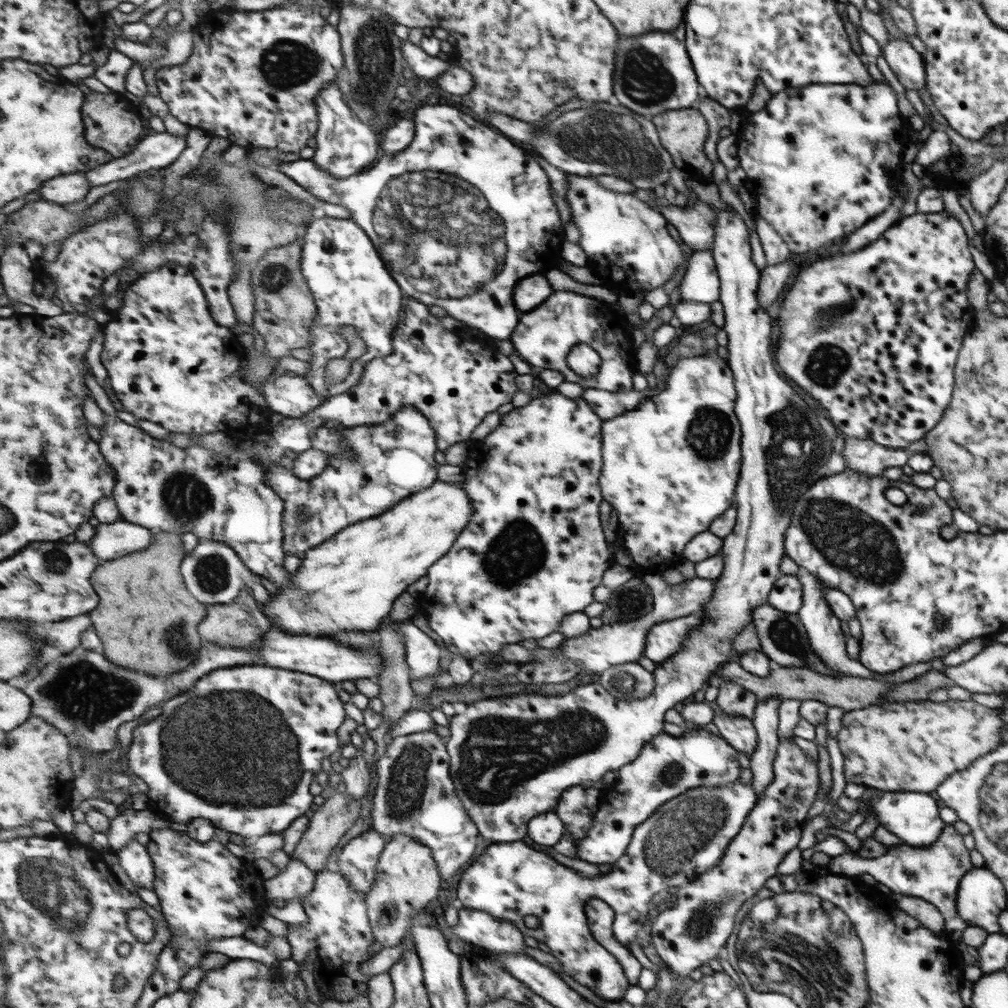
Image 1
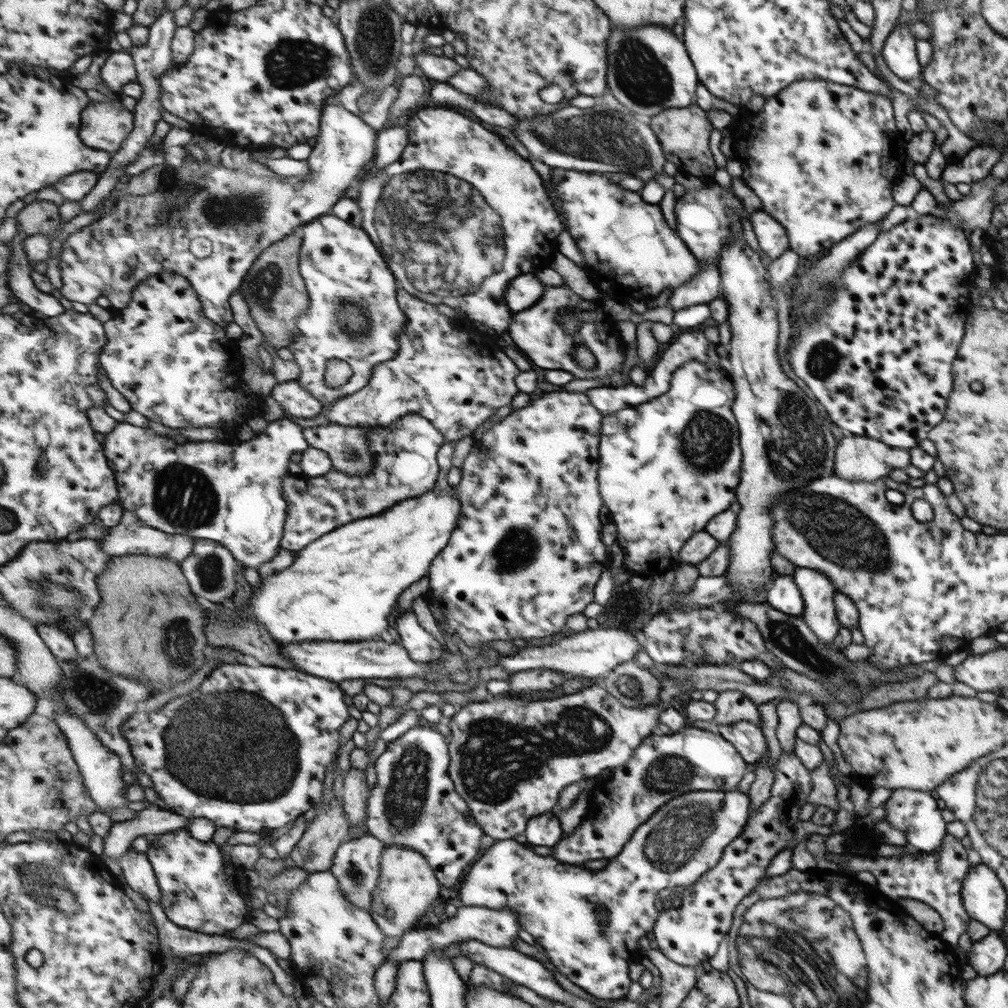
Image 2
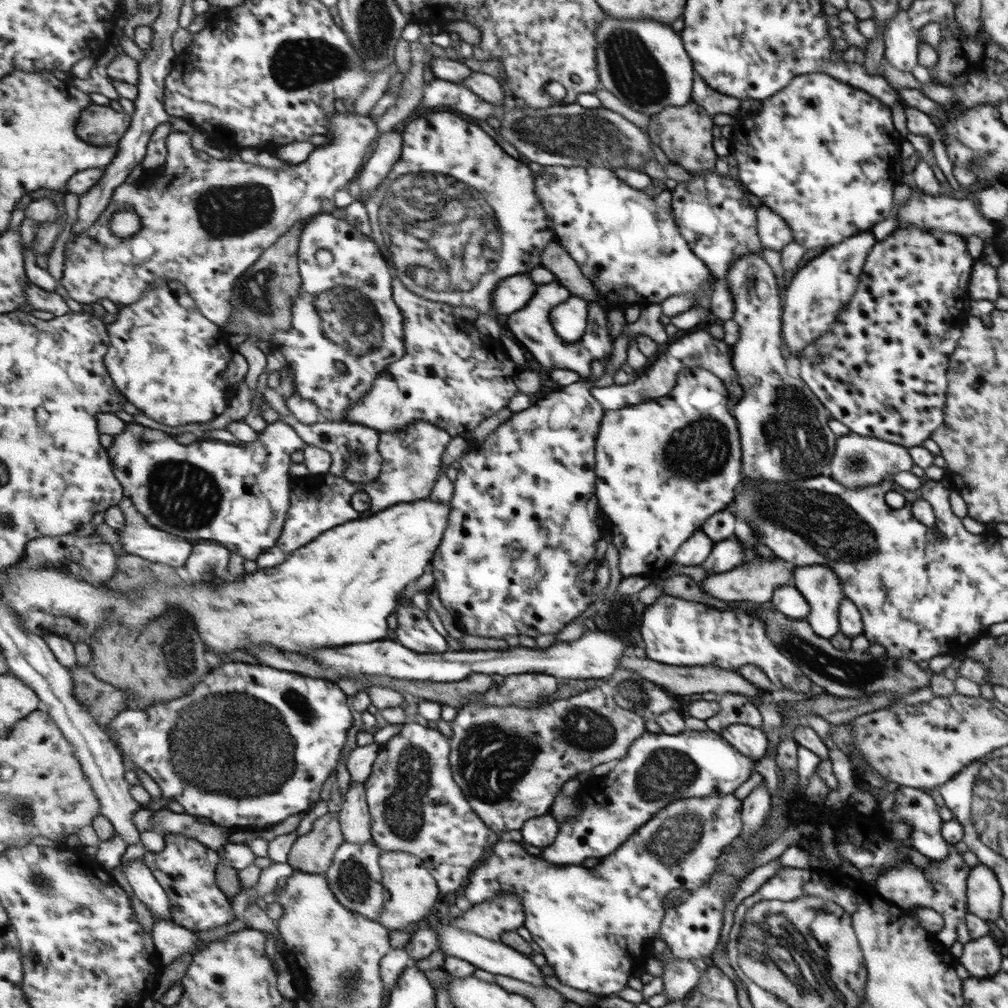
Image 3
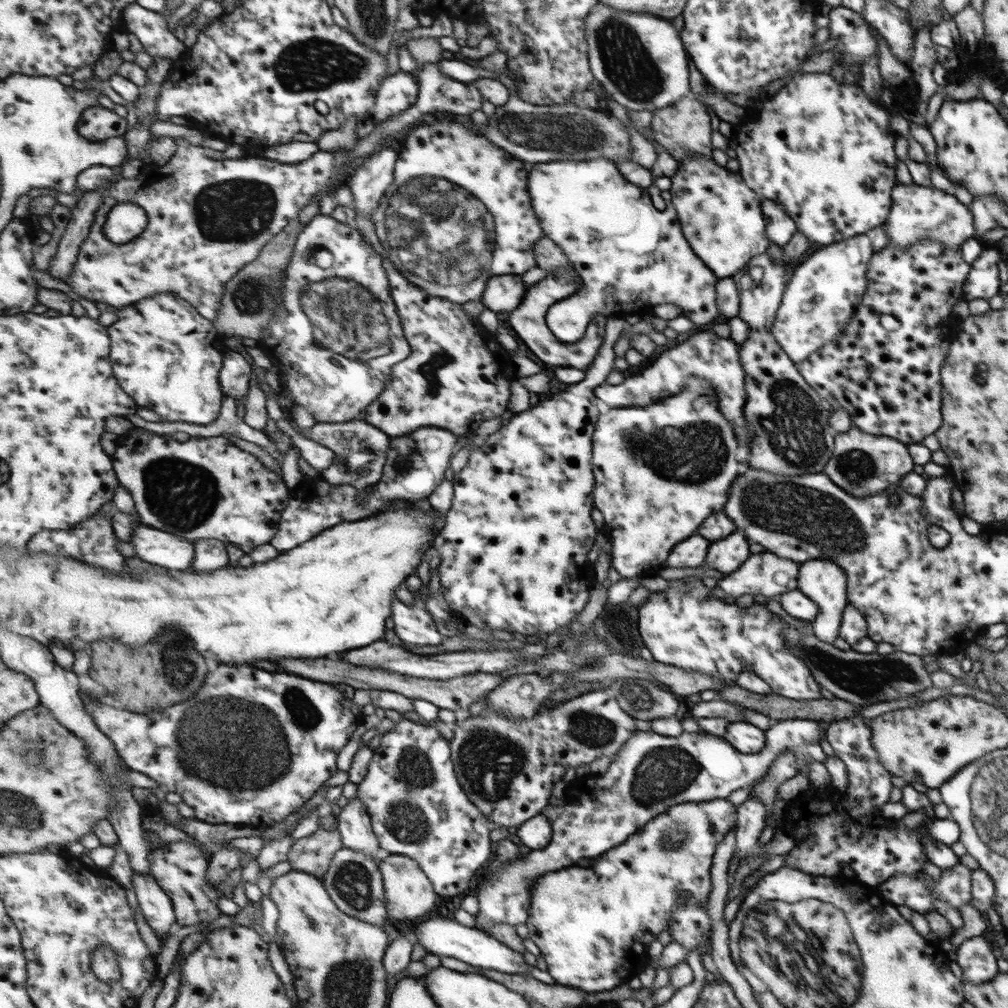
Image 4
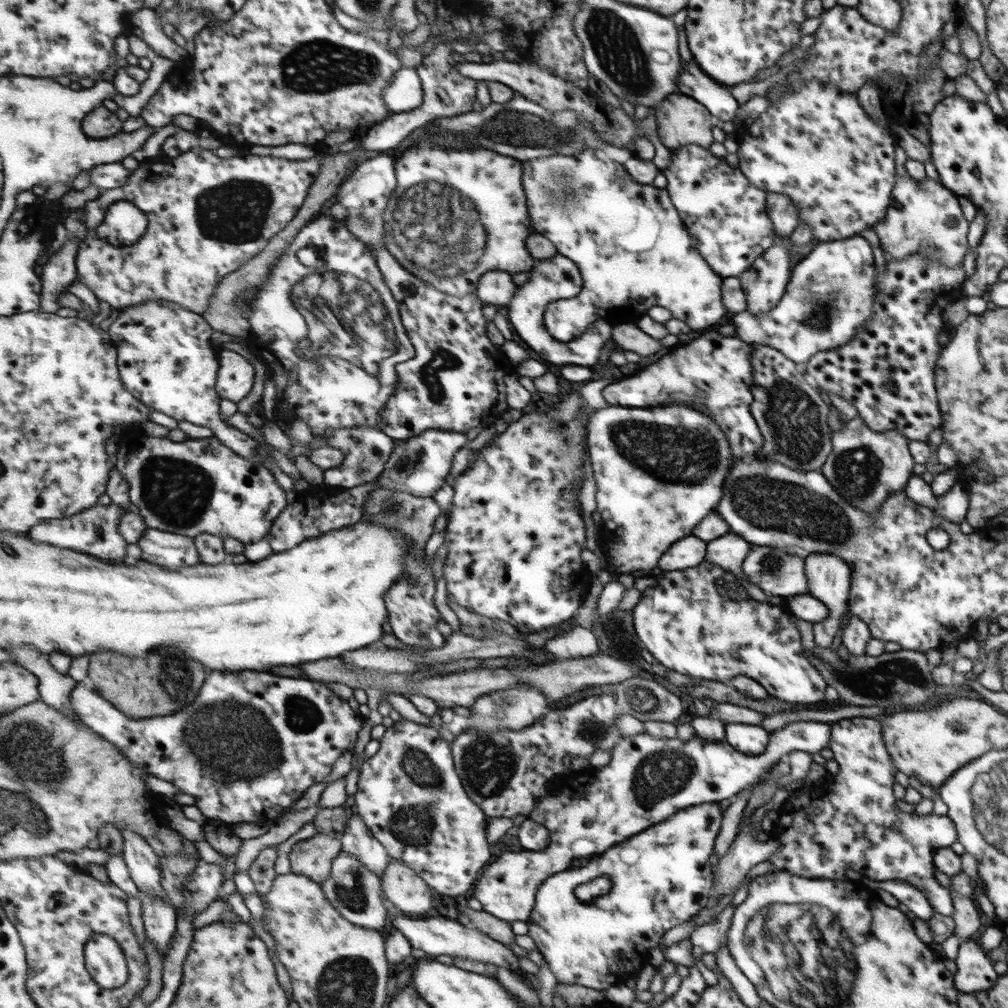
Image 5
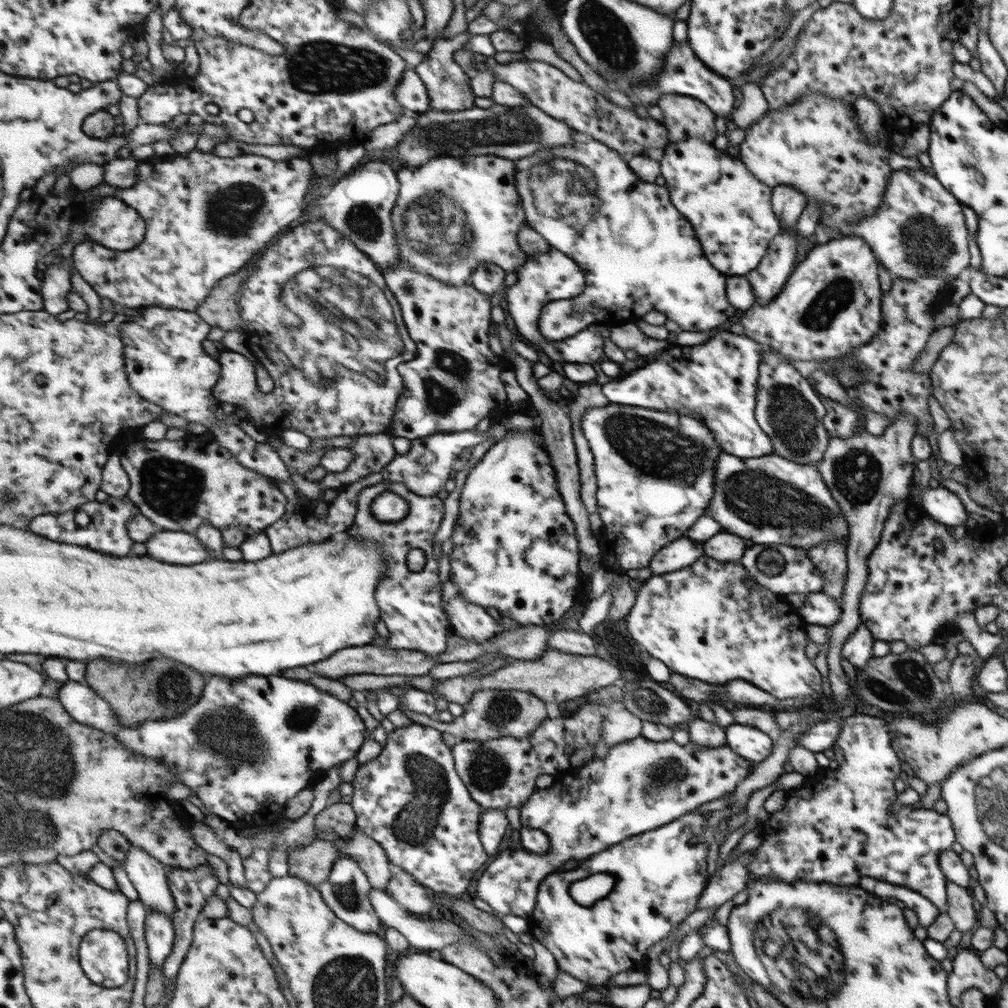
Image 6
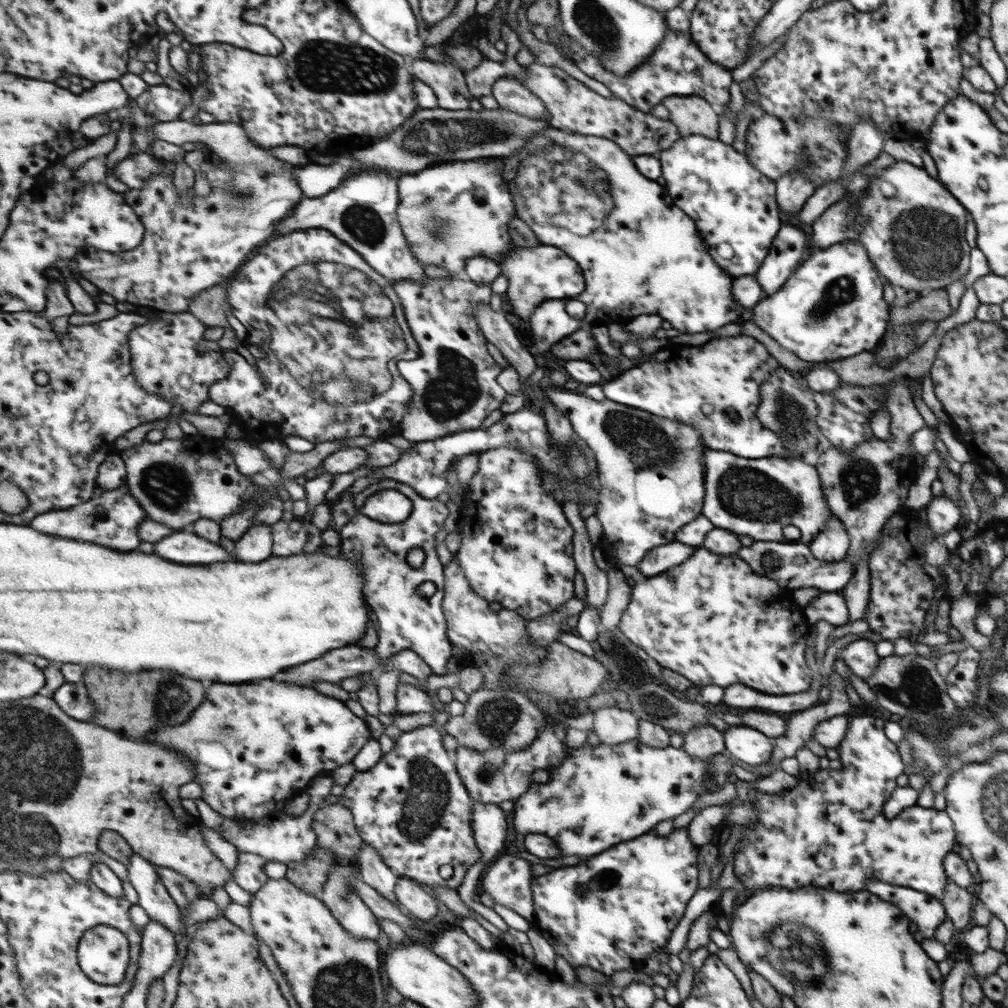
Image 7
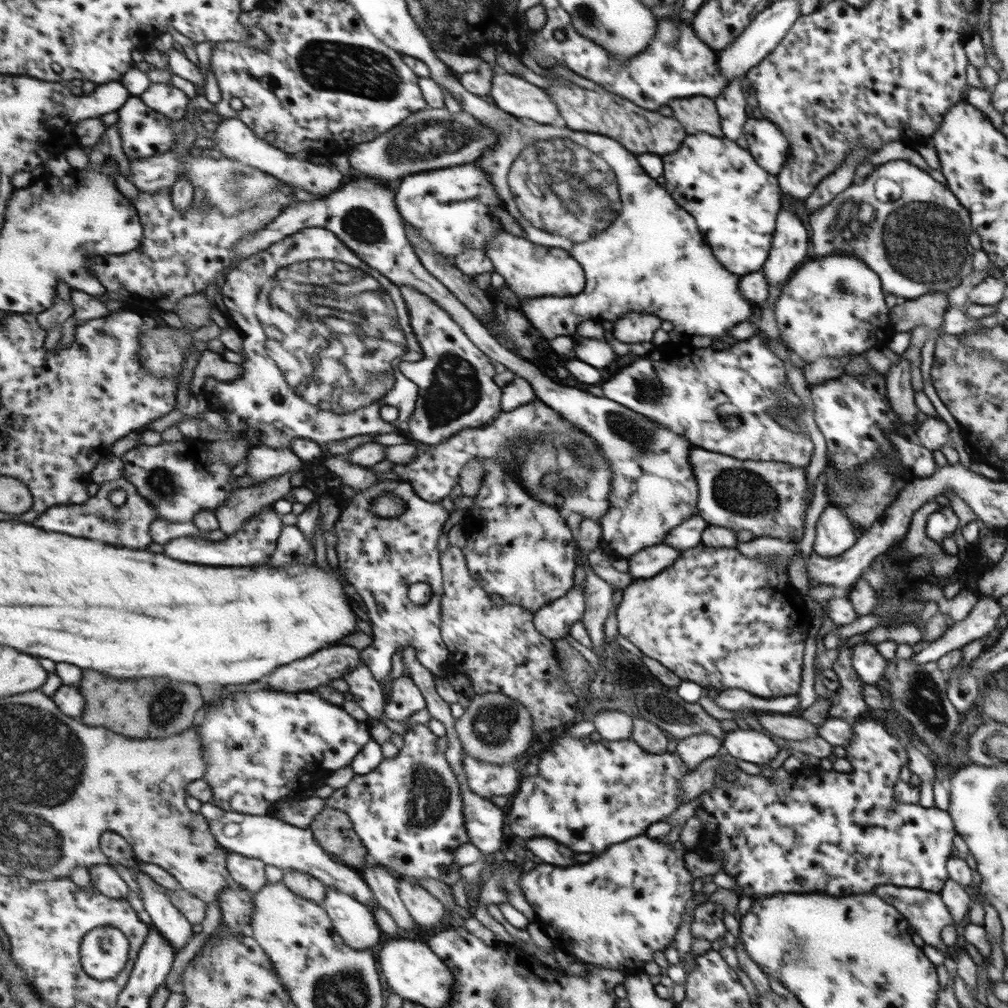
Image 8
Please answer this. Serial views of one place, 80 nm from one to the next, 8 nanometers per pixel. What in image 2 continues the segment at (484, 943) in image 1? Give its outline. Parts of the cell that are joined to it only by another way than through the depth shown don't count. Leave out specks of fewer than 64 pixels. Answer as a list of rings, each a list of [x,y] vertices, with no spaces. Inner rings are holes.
[[[464,906],[459,909],[455,918],[444,923],[441,922],[437,926],[430,926],[423,930],[408,931],[401,937],[396,948],[389,949],[386,960],[403,962],[417,960],[424,962],[431,950],[435,950],[435,948],[445,950],[452,943],[457,943],[459,940],[480,940],[485,944],[497,946],[498,948],[514,948],[514,942],[522,931],[517,913],[508,906],[501,910],[479,906]]]

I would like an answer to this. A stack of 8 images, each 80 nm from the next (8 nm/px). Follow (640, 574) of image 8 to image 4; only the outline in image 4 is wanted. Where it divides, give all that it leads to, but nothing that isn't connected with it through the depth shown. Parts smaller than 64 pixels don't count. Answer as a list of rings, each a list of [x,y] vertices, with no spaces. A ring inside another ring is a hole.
[[[694,533],[676,544],[670,556],[664,560],[665,567],[693,568],[702,565],[709,543],[706,538]]]

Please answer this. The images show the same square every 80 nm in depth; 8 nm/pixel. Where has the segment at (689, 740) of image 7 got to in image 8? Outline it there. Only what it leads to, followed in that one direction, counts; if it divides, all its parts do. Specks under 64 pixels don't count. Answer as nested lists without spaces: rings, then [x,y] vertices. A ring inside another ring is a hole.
[[[711,733],[686,736],[678,739],[675,746],[675,752],[682,758],[690,770],[695,769],[697,764],[705,760],[705,758],[712,757],[721,751],[720,740]]]

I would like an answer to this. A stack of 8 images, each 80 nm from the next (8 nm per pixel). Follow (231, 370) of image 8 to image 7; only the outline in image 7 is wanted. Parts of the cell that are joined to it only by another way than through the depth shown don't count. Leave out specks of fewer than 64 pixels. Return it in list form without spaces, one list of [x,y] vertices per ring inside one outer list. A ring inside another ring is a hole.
[[[168,310],[159,312],[155,320],[135,327],[127,340],[130,342],[131,357],[134,357],[138,383],[147,392],[167,397],[175,406],[181,405],[183,412],[197,414],[203,402],[211,401],[212,385],[231,374],[231,365],[225,361],[223,352],[197,352],[207,327],[189,311],[172,313]]]

